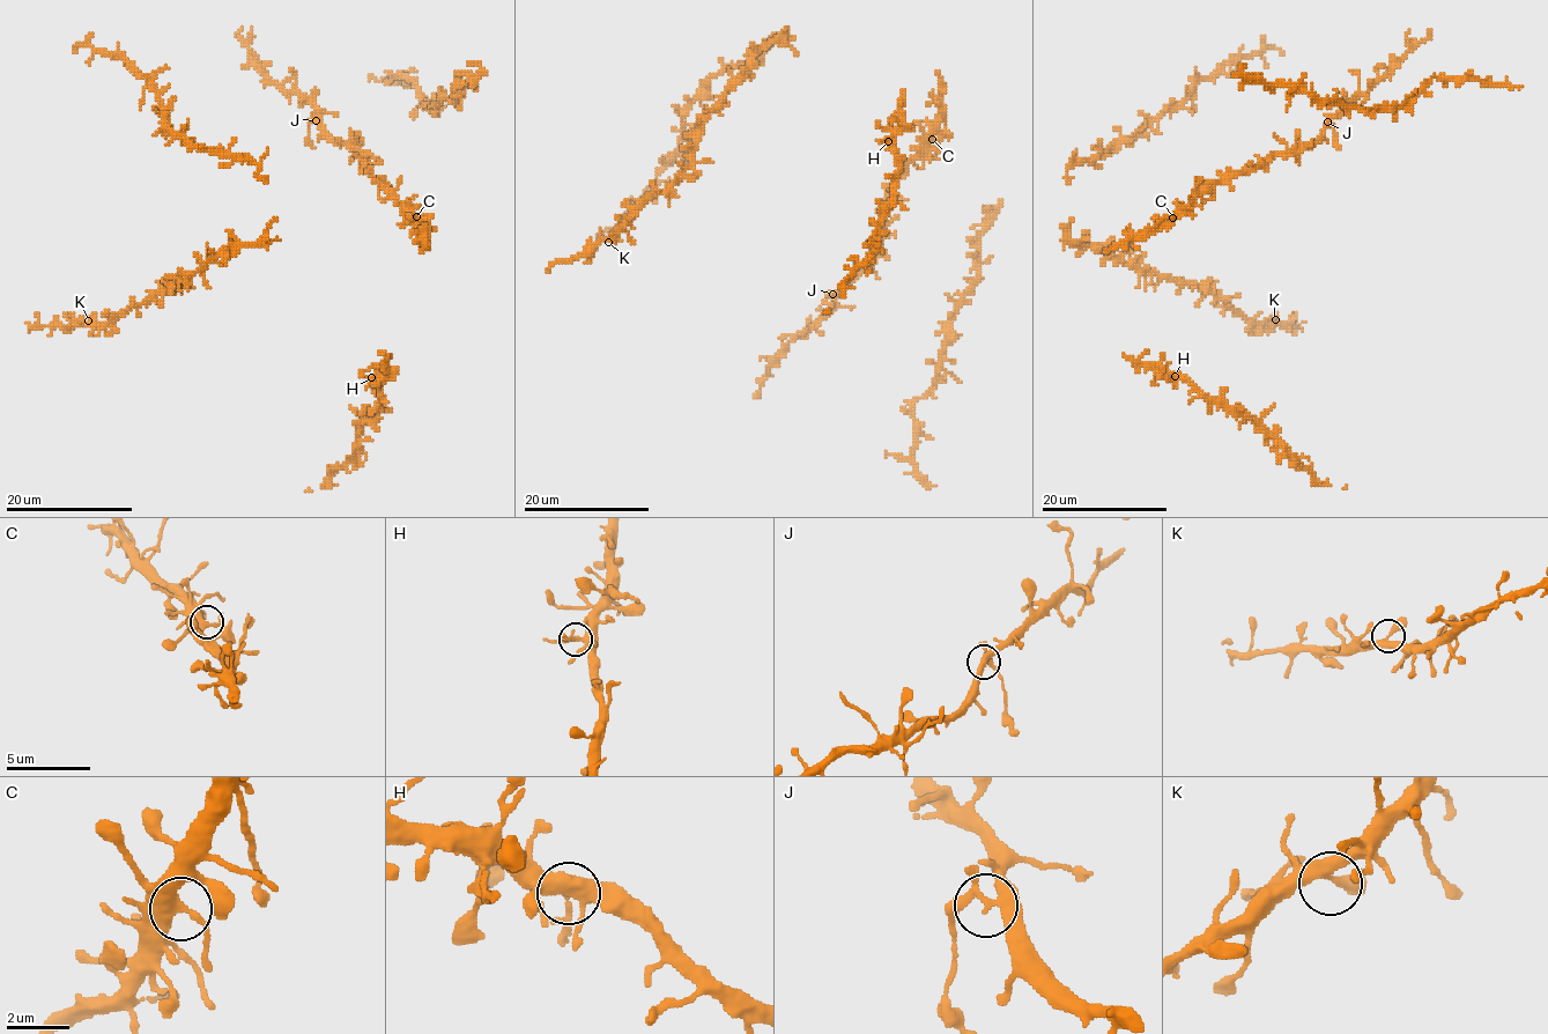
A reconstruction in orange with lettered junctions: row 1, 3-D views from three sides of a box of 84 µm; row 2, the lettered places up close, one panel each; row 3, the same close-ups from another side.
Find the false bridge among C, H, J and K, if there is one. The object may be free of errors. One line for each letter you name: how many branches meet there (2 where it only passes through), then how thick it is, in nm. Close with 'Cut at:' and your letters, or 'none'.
J: Branches: 4. Thickness 280 nm
Cut at: J

